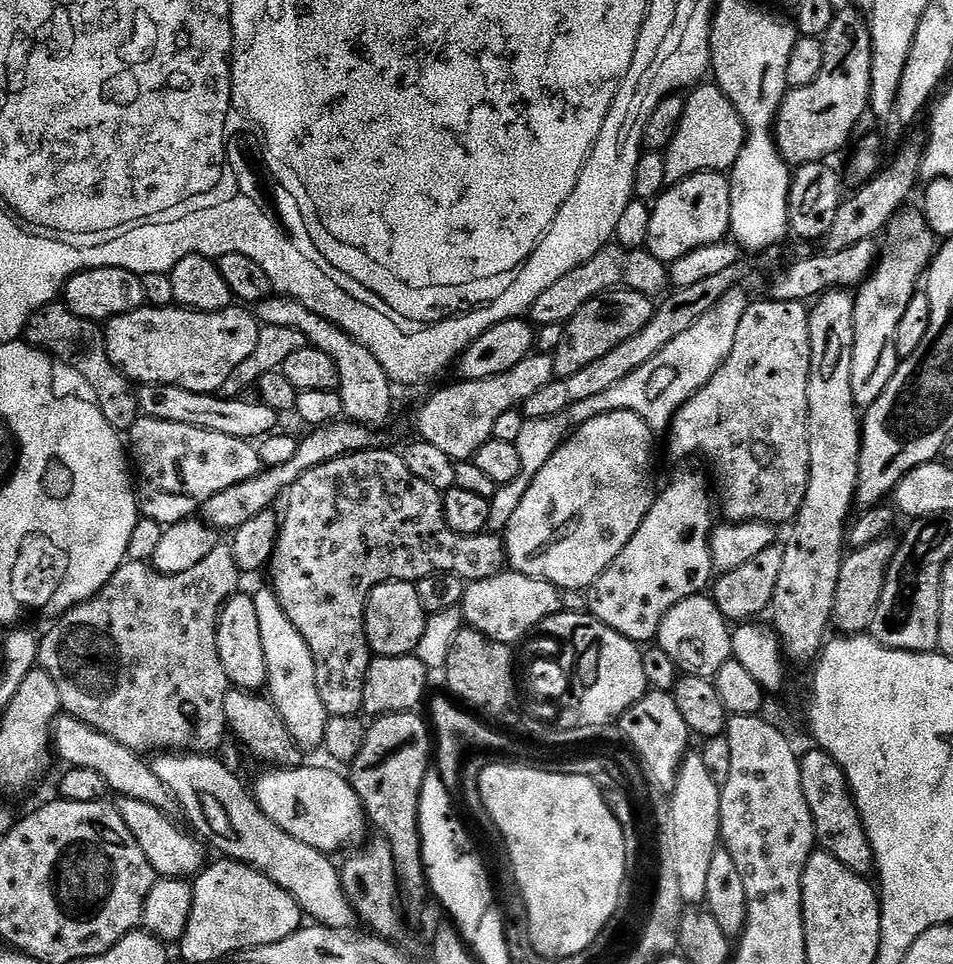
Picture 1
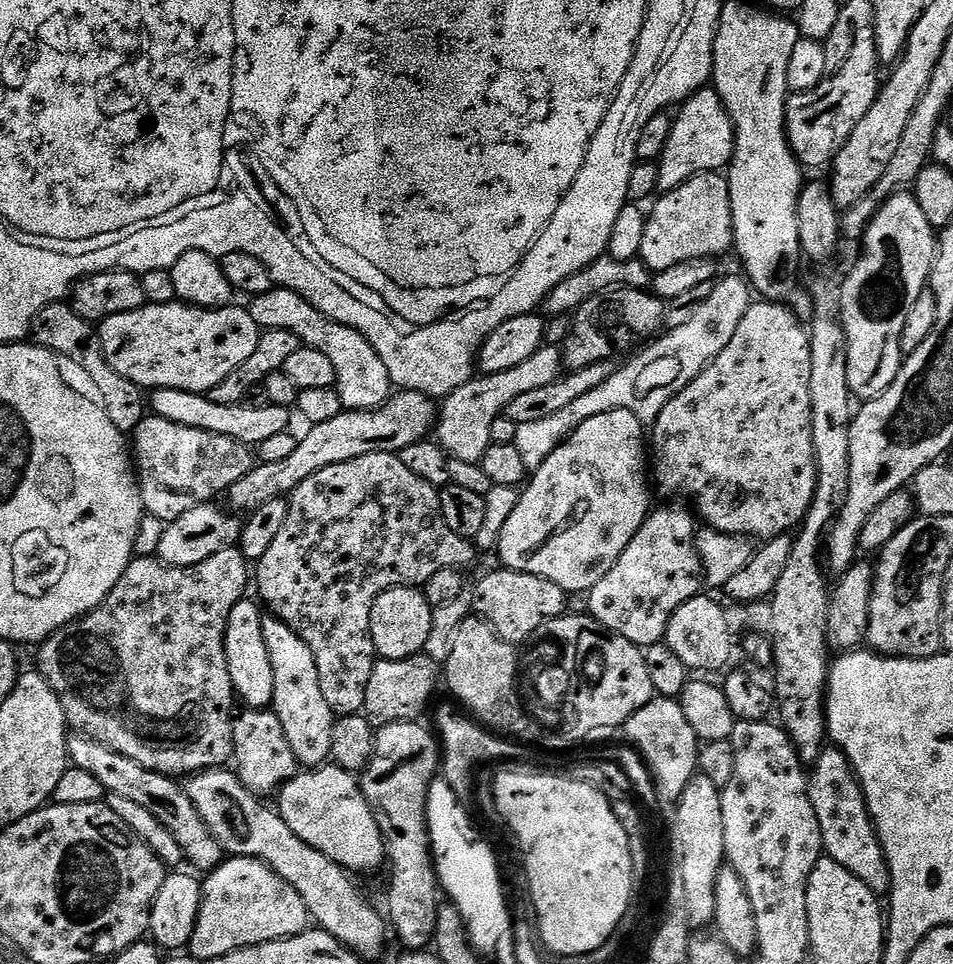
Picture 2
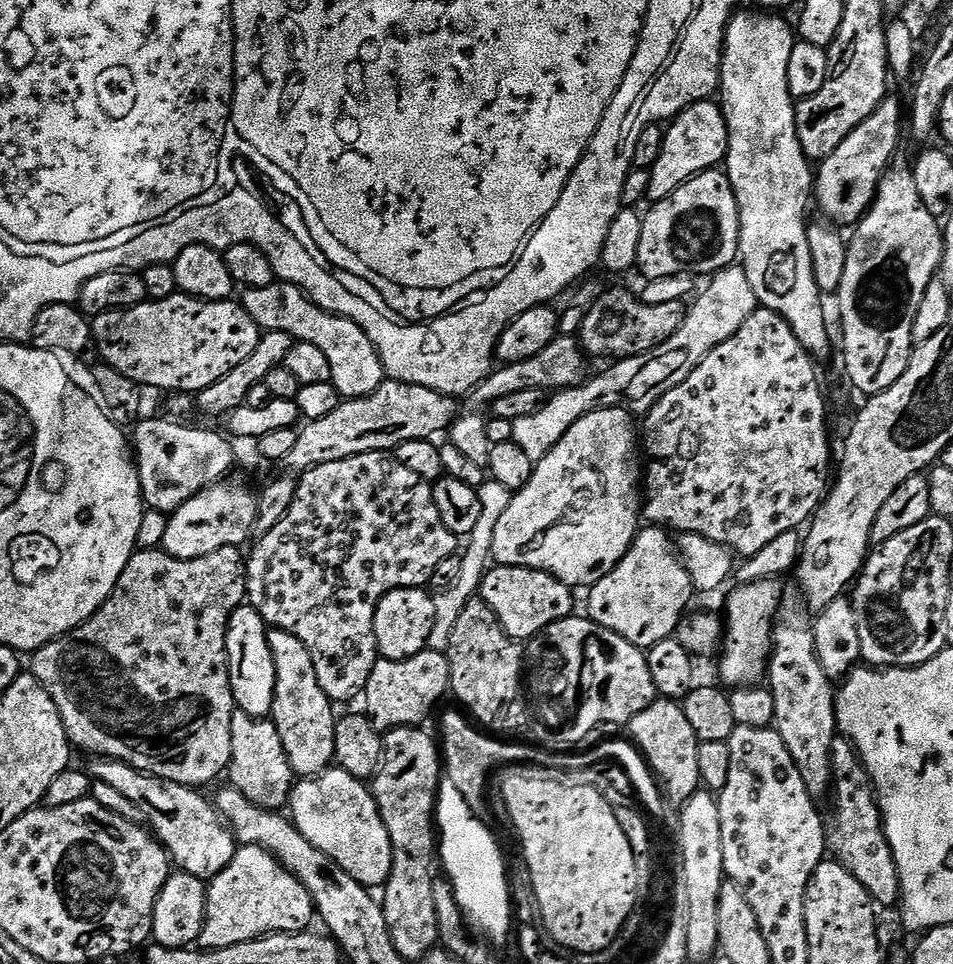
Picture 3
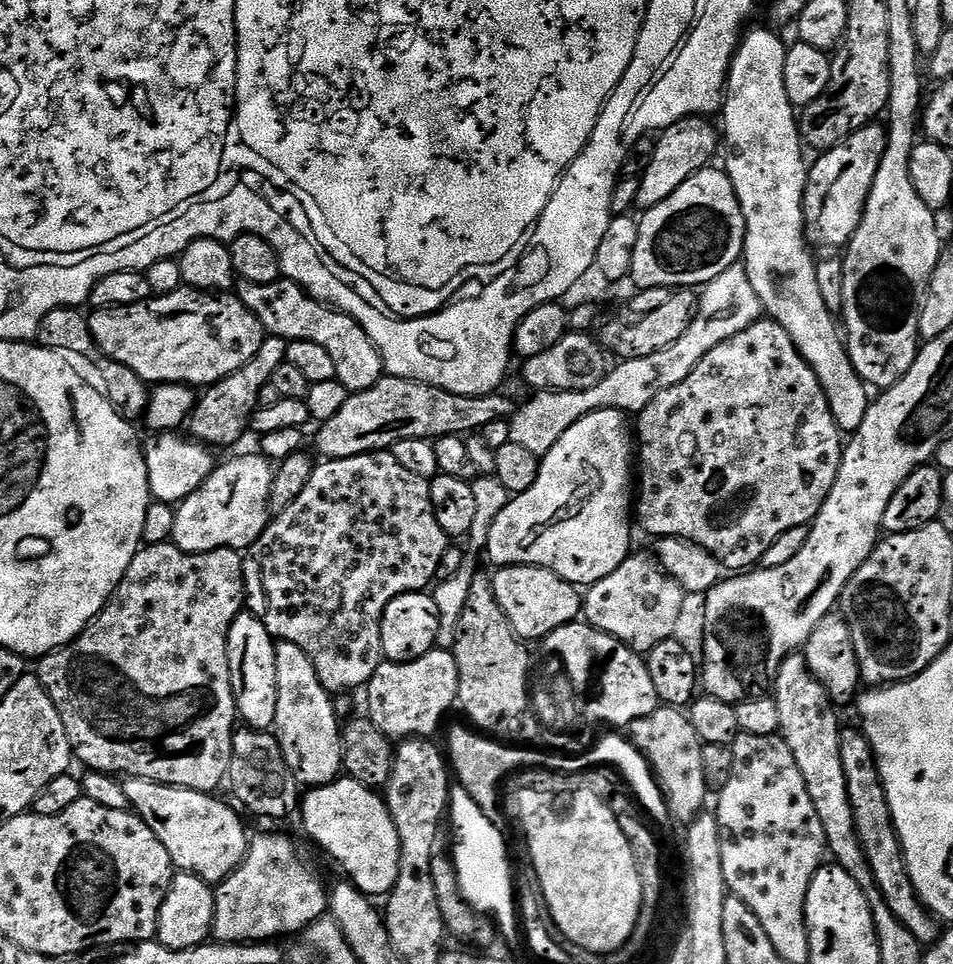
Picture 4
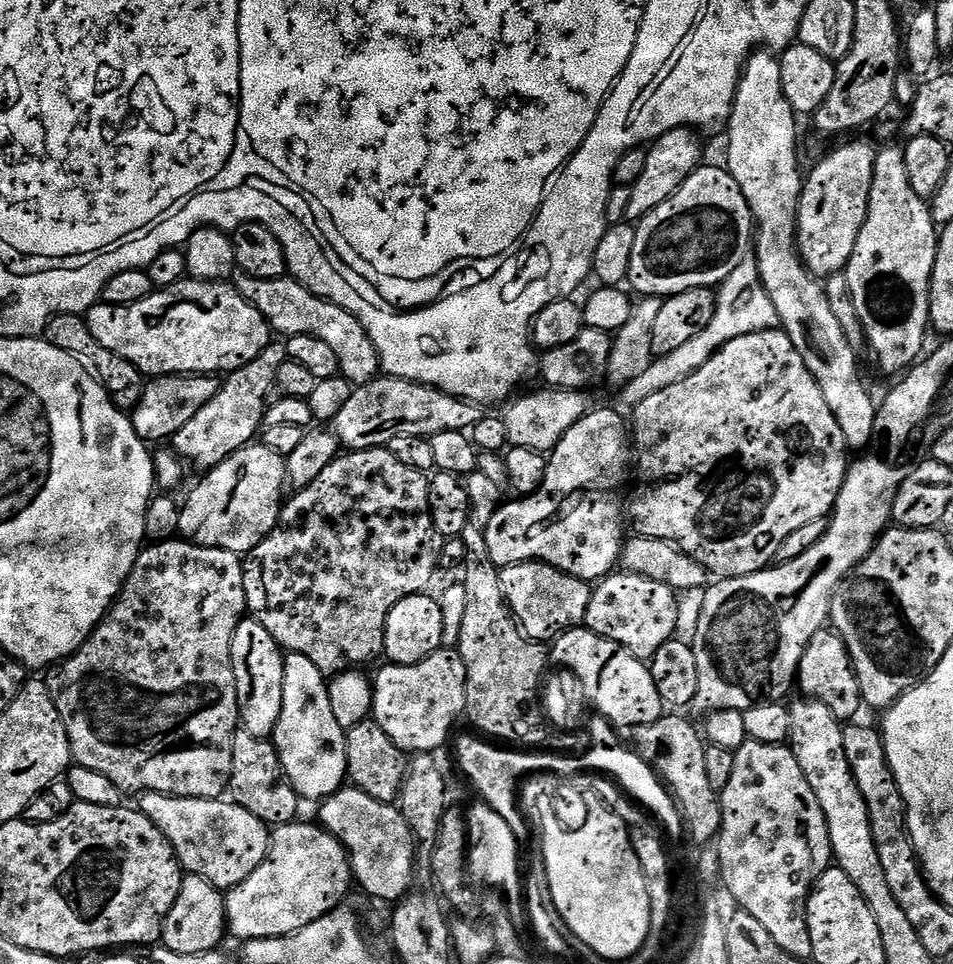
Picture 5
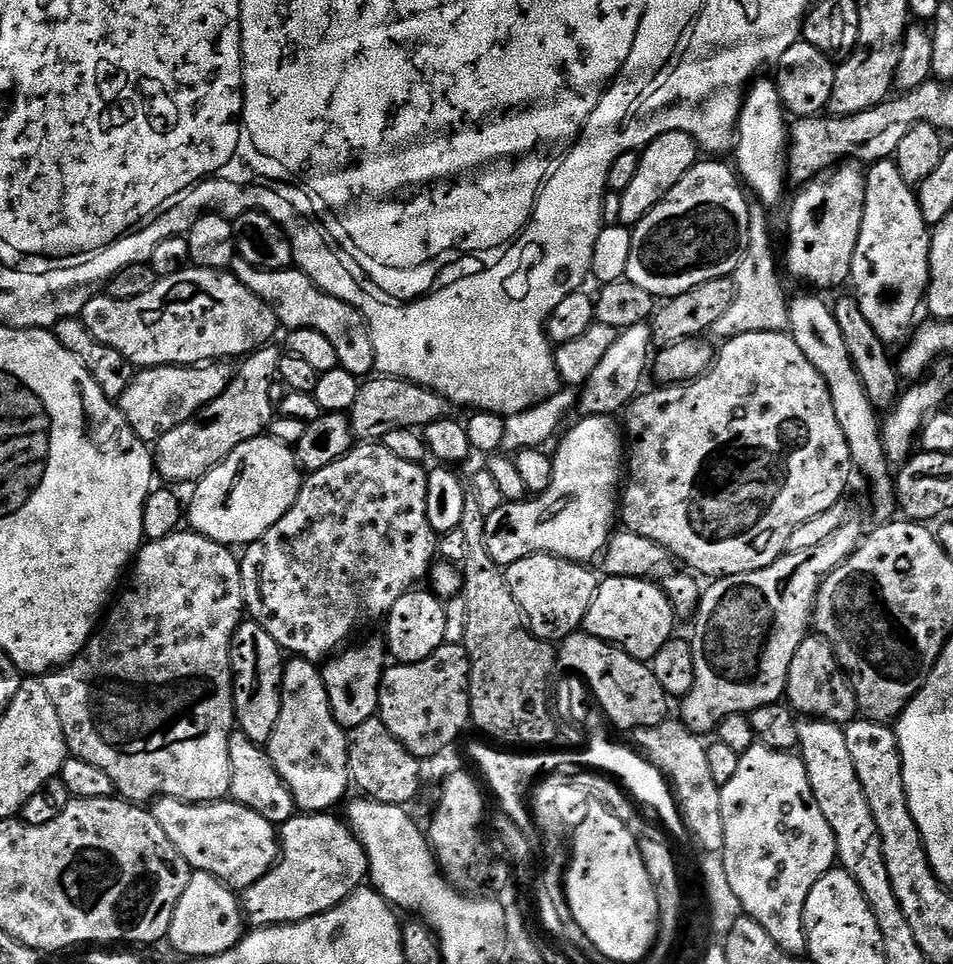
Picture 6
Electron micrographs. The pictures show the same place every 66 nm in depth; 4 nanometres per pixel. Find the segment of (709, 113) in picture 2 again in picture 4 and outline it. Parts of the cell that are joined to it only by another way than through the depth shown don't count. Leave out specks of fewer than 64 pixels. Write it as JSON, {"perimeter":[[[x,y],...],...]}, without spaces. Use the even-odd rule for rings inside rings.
{"perimeter":[[[687,116],[663,129],[656,140],[654,158],[650,166],[639,176],[638,198],[636,208],[647,210],[658,206],[658,202],[666,202],[682,182],[689,180],[713,163],[712,155],[718,152],[718,128],[712,125],[711,119],[703,116]]]}

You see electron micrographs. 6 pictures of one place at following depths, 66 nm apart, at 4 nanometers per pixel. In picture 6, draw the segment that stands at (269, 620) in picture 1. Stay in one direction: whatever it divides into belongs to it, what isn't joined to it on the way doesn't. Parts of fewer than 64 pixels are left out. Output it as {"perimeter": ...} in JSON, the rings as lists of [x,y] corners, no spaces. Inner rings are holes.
{"perimeter":[[[292,658],[284,665],[280,713],[266,751],[301,813],[327,812],[350,789],[348,732],[334,718],[321,669],[313,661]]]}

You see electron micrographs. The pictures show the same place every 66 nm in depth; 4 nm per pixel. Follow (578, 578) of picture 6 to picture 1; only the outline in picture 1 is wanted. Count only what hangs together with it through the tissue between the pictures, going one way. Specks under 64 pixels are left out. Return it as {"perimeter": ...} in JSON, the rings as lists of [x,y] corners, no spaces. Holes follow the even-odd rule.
{"perimeter":[[[505,570],[486,580],[471,581],[464,589],[459,609],[467,627],[494,642],[516,646],[528,638],[523,636],[535,633],[543,620],[561,612],[562,592],[545,580]]]}

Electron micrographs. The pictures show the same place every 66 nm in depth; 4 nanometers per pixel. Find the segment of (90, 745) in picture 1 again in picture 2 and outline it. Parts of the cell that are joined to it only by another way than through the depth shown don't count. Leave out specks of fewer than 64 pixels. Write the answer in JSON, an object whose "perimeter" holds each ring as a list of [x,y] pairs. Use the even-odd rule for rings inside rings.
{"perimeter":[[[73,735],[69,739],[68,759],[71,767],[81,768],[94,774],[94,778],[102,782],[105,793],[113,792],[122,798],[130,798],[130,802],[150,810],[150,814],[154,814],[154,818],[158,818],[158,822],[162,822],[165,830],[178,842],[178,846],[184,852],[184,860],[192,863],[191,867],[197,873],[210,873],[225,859],[226,853],[220,849],[218,842],[210,834],[198,812],[194,810],[194,804],[190,802],[187,791],[181,785],[179,788],[176,785],[179,783],[173,777],[163,776],[154,770],[146,770],[138,766],[138,762],[85,736]]]}

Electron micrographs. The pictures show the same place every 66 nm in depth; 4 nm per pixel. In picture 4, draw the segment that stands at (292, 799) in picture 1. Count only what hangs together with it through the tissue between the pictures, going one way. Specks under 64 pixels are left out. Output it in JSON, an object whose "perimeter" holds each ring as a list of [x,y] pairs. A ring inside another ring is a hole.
{"perimeter":[[[337,778],[333,784],[305,791],[298,812],[301,817],[304,815],[304,828],[308,831],[309,838],[318,847],[325,848],[344,867],[344,872],[348,875],[345,877],[359,892],[369,898],[387,897],[398,878],[400,839],[394,820],[390,818],[390,810],[379,791],[362,786],[357,780]]]}

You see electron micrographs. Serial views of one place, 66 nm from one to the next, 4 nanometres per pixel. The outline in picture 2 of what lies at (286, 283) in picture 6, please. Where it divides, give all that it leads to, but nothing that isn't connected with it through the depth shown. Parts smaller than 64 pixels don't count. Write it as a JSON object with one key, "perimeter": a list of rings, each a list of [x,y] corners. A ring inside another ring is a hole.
{"perimeter":[[[274,286],[266,294],[251,297],[247,310],[262,330],[269,332],[286,330],[297,336],[301,345],[322,350],[322,354],[330,358],[336,375],[335,390],[338,398],[342,398],[342,406],[345,410],[369,412],[383,406],[389,396],[393,395],[394,385],[390,374],[382,358],[378,358],[374,346],[370,346],[368,339],[358,330],[331,320],[294,290]]]}

